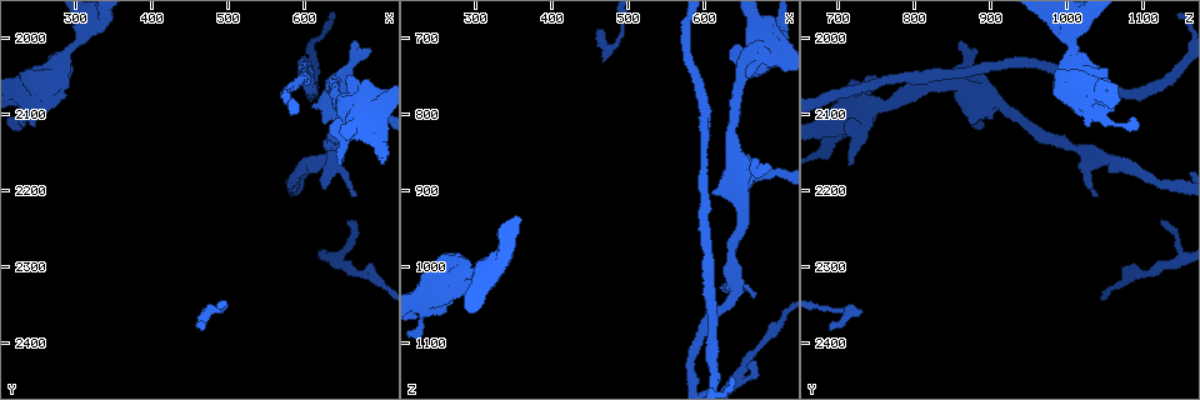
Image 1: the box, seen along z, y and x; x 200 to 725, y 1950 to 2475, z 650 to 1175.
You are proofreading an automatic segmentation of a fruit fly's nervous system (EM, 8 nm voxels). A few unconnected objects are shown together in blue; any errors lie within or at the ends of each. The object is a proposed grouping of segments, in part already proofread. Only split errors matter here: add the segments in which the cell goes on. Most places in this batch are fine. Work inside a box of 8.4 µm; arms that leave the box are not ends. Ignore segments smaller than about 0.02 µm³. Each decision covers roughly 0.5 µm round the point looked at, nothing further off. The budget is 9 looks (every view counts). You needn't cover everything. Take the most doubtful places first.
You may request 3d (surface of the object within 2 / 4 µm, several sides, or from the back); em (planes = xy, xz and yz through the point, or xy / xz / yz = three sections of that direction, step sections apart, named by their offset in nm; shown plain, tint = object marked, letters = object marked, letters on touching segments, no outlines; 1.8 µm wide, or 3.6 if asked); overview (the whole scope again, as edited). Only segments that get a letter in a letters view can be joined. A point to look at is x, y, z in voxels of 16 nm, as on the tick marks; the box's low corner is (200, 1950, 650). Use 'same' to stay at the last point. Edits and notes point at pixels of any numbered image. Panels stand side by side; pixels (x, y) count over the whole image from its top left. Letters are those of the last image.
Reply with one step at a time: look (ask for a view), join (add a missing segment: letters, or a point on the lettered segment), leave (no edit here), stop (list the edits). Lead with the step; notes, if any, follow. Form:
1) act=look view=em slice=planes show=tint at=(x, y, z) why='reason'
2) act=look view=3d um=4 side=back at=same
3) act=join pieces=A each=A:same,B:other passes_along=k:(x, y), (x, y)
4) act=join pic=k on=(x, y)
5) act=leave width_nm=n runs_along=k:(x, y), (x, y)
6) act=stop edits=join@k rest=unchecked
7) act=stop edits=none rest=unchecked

act=look view=em um=3.6 slice=planes show=letters at=(690, 2060, 725) why='stops while still wide'

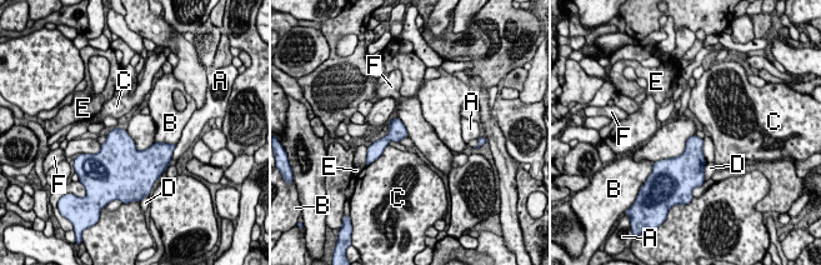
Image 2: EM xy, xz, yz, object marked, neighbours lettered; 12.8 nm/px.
act=leave each=A:other,B:other,C:other,D:other,E:other,F:other border=2:(388, 144), (376, 160) found='no lettered segment goes on from it'

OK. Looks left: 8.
act=look view=em slice=planes show=letters at=(625, 2195, 1030) why='free end'

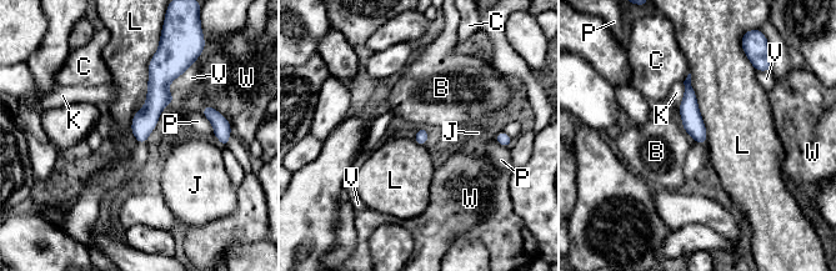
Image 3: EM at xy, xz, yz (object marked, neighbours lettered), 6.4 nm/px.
act=leave each=B:other,C:other,J:other,K:other,L:other,P:other,V:other,W:other border=3:(156, 51), (146, 101), (130, 130) found='none of them fits'

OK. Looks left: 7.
act=look view=em slice=planes show=letters at=(670, 2010, 860)

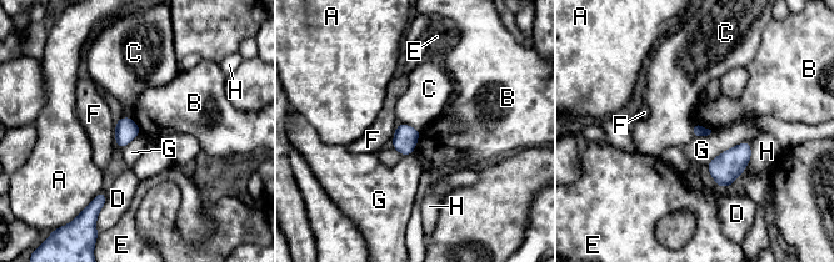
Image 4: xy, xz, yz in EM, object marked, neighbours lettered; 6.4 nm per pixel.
act=leave each=A:other,B:other,C:other,D:other,E:other,F:other,G:other,H:other border=4:(398, 121), (420, 130) found='none of them fits'

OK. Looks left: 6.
act=look view=3d um=2 at=(245, 2120, 1030) why='stops while still wide'

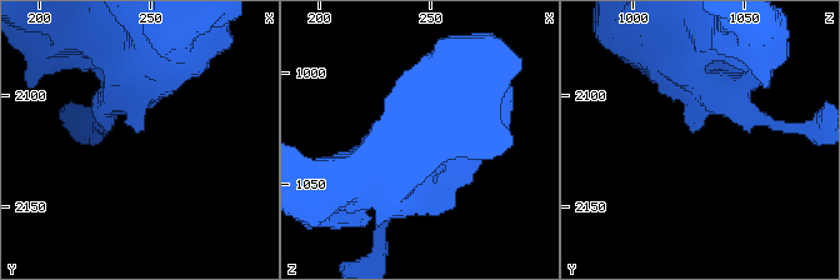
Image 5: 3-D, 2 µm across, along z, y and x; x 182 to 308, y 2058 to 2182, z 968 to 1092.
act=look view=em slice=planes show=tint at=(244, 2116, 1025) why='shape alone is not enough'

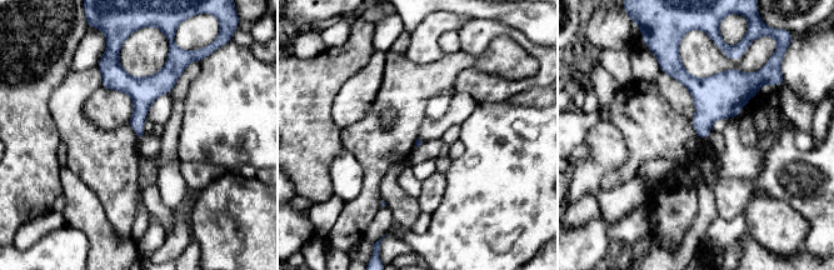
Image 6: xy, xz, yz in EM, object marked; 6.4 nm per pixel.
act=look view=em slice=planes show=letters at=same why='see the neighbours'

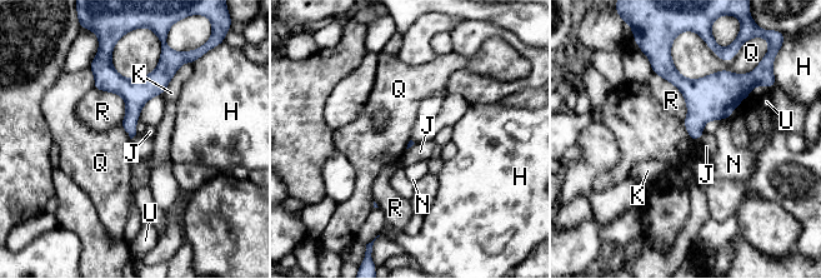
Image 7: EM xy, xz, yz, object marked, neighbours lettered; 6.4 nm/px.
act=leave each=H:other,J:other,K:other,N:other,Q:other,R:other,U:other border=7:(746, 73), (716, 70), (710, 74) found='none of them fits'

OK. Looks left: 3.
act=stop edits=none rest=unchecked

